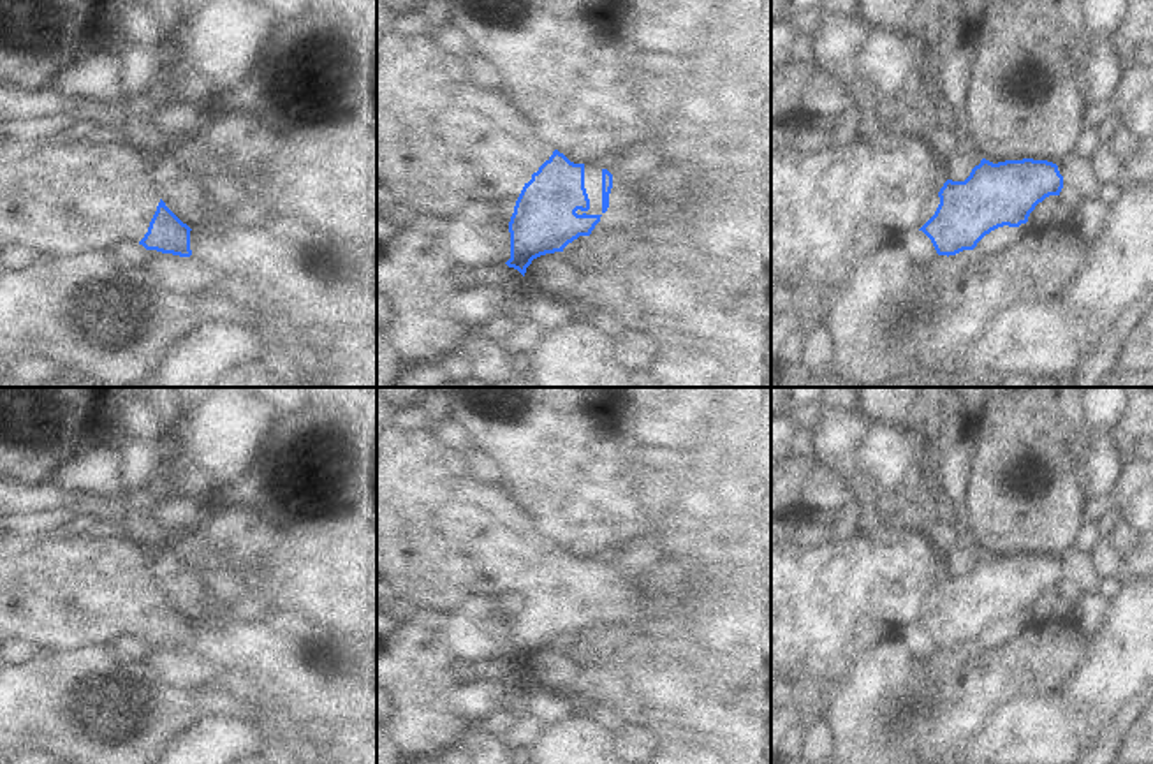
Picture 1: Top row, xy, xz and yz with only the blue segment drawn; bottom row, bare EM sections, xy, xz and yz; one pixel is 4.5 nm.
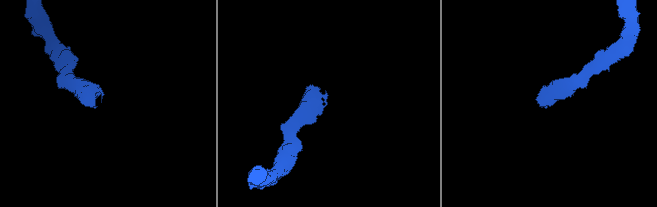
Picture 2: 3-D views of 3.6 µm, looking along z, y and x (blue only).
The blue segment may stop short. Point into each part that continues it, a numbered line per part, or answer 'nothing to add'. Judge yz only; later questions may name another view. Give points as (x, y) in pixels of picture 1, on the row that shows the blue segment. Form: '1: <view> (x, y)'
1: yz (933, 203)

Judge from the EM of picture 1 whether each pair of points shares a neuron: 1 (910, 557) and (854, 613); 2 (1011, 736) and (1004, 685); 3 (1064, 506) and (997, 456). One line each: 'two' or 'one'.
1: one
2: two
3: one

